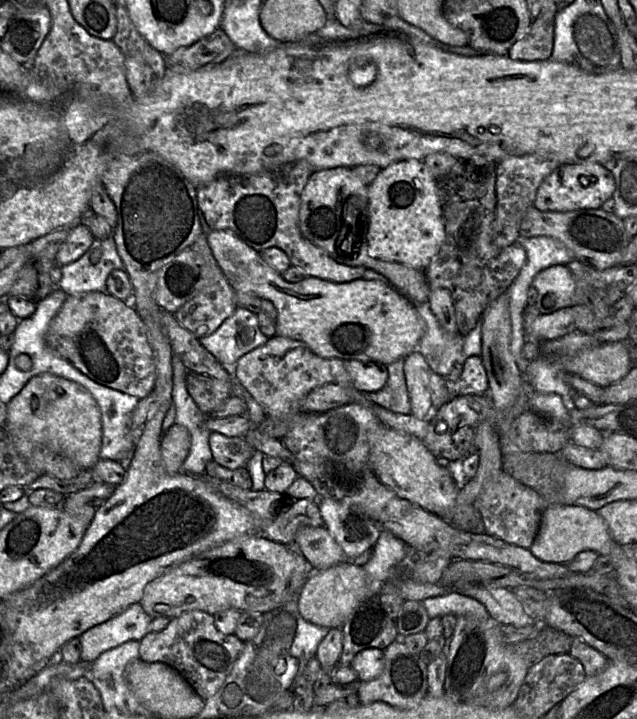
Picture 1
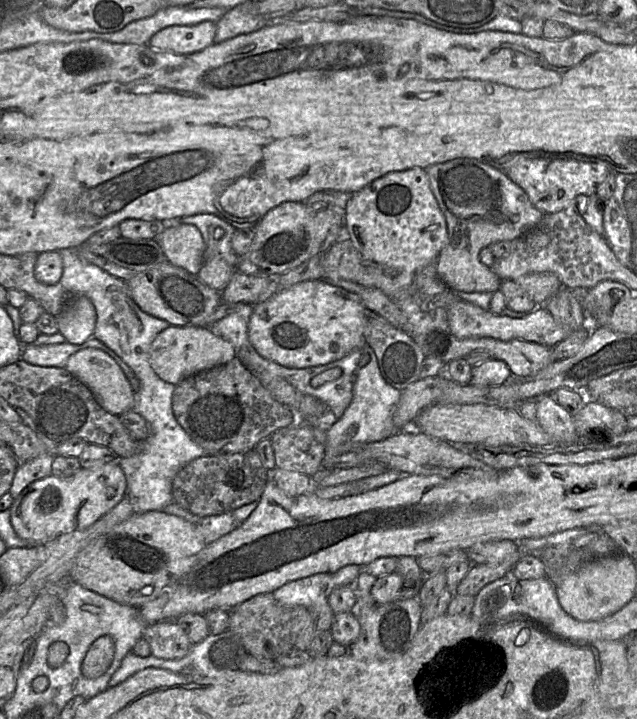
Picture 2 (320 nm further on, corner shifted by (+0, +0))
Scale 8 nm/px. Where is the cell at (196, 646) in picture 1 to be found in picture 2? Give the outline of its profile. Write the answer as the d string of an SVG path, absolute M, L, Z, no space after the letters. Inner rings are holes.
M176 621L147 625L142 637L149 643L151 655L165 660L179 660L195 645Z

